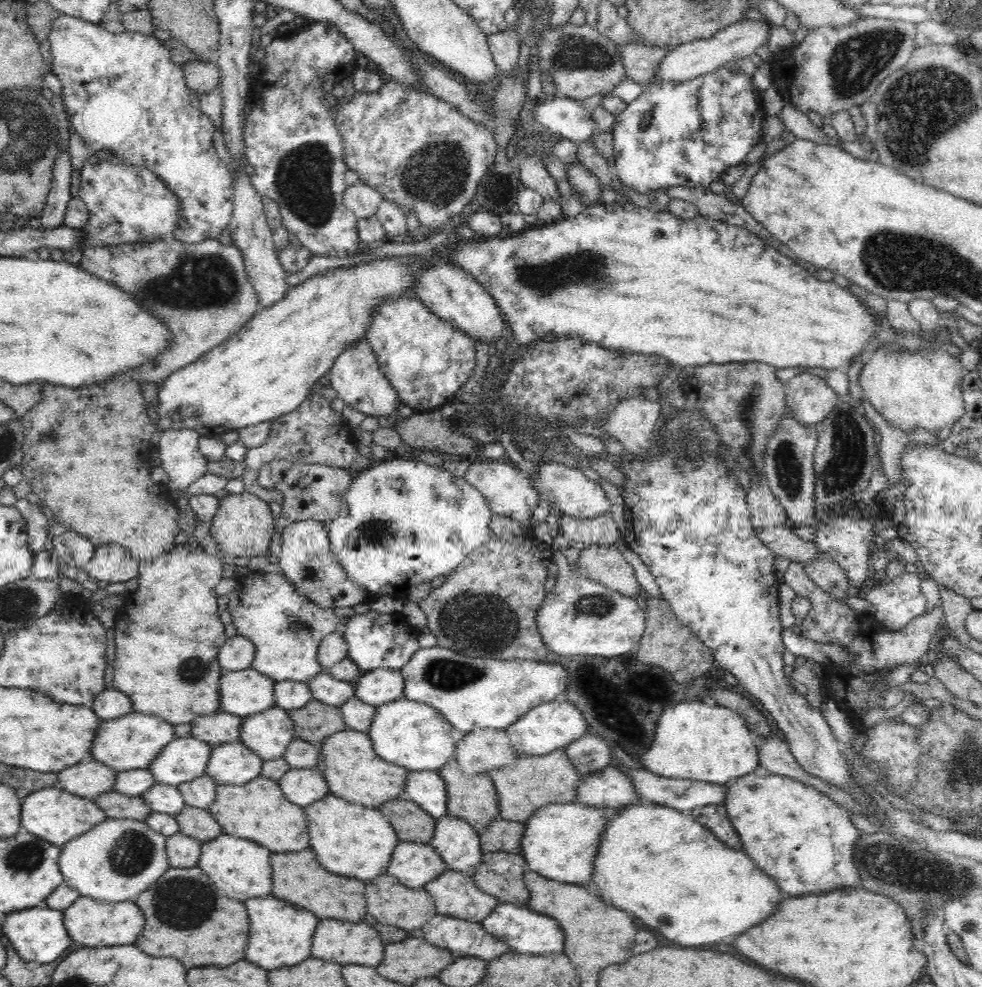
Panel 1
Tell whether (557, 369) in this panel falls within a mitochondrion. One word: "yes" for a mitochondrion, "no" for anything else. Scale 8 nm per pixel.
no

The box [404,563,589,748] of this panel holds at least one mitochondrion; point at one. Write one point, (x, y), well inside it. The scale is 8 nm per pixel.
(483, 623)

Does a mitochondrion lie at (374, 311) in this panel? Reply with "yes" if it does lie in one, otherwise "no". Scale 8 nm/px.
no

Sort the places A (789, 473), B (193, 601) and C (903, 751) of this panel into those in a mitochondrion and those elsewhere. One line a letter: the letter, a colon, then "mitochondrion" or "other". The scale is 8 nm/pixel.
A: mitochondrion
B: other
C: other

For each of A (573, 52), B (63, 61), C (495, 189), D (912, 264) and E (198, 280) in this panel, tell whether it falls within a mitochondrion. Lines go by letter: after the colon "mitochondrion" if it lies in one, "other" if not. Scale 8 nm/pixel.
A: mitochondrion
B: other
C: mitochondrion
D: mitochondrion
E: mitochondrion

